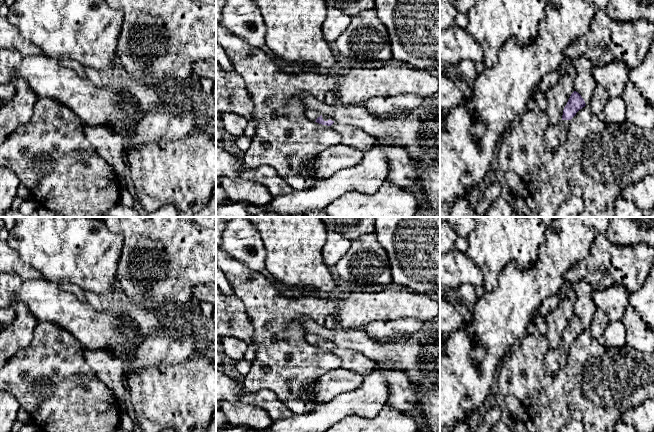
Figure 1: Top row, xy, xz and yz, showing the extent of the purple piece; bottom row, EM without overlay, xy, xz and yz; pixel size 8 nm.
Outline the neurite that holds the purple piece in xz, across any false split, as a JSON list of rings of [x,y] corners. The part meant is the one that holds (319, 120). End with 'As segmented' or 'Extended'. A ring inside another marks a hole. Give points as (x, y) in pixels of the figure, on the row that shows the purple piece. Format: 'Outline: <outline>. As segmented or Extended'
Outline: [[[307,110],[306,116],[310,121],[315,121],[322,125],[331,126],[334,123],[334,121],[330,120],[327,116],[323,116],[320,113],[312,110]]]. Extended

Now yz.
Outline: [[[574,91],[564,107],[560,123],[557,125],[548,124],[546,128],[544,142],[548,152],[556,152],[566,145],[571,119],[580,109],[585,107],[585,105],[585,101],[581,95]]]. Extended

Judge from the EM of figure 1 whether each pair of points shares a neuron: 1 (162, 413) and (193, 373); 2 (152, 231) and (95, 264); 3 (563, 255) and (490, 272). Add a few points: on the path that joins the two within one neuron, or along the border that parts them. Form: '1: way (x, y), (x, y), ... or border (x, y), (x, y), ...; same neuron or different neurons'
1: way (172, 403), (192, 383); same neuron
2: border (109, 229), (118, 233), (123, 242), (116, 273); different neurons
3: border (544, 240), (529, 267), (511, 262); different neurons

